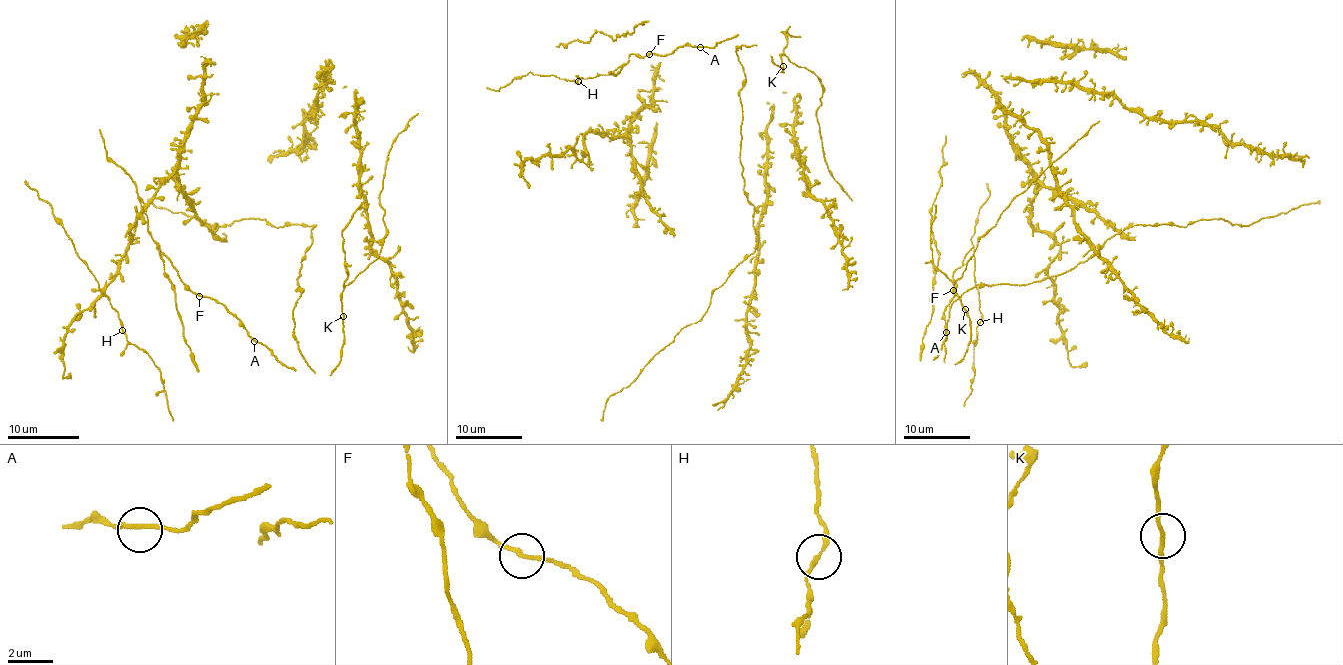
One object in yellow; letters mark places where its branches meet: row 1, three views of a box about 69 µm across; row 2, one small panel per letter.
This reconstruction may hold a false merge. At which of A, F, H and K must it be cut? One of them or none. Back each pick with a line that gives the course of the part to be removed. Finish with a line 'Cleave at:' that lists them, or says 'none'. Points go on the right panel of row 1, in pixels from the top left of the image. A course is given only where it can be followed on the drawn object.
Cleave at: none

